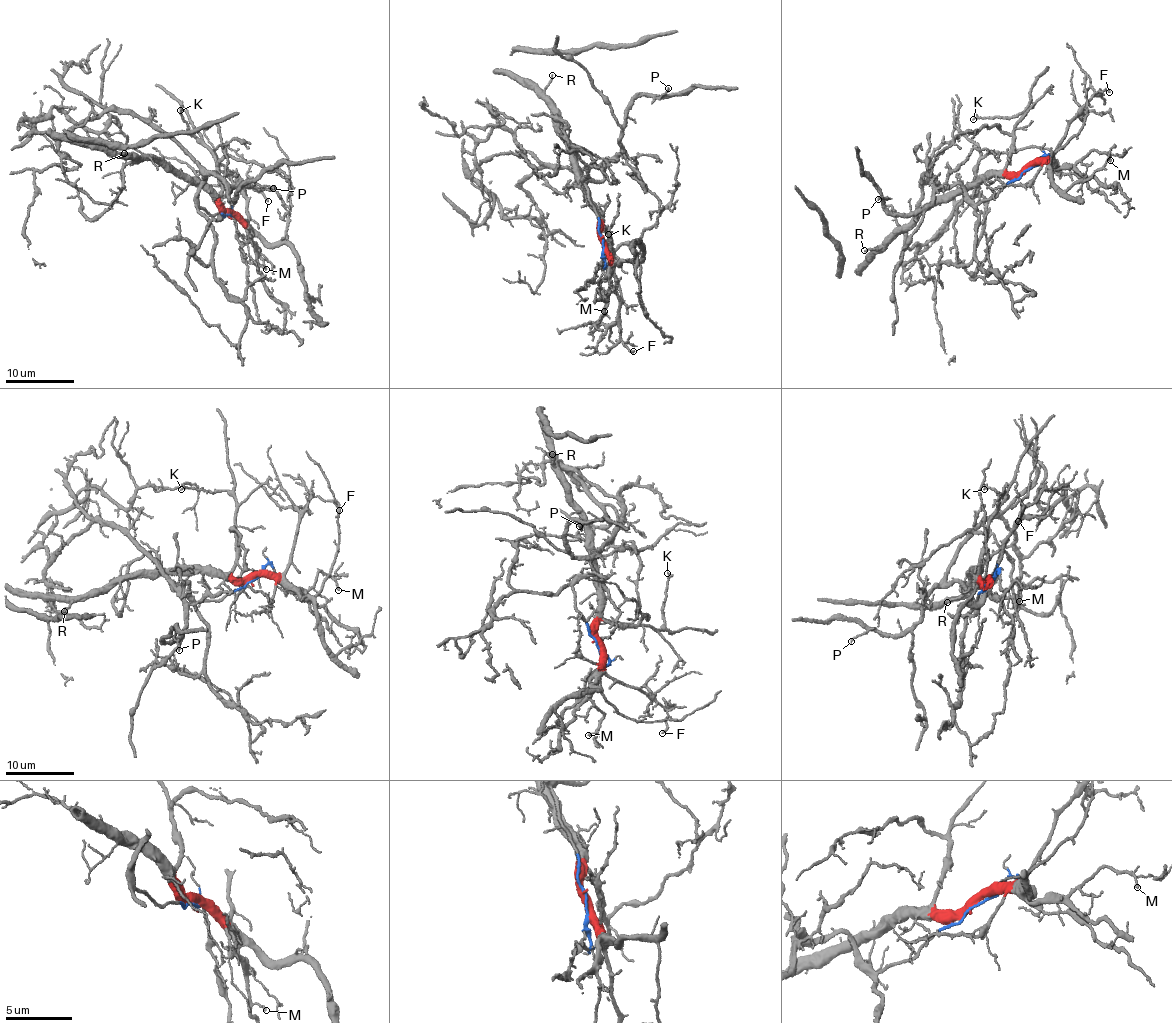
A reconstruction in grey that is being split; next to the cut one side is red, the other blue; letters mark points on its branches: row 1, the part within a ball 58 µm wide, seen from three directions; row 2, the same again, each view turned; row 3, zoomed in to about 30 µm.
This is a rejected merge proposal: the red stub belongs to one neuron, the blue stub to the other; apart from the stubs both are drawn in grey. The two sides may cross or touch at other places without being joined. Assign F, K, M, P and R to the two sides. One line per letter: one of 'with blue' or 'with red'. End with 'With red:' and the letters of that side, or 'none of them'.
F: with red
K: with red
M: with red
P: with blue
R: with red
With red: F, K, M, R

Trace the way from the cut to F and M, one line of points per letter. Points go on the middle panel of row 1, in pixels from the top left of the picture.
F: (603, 243), (621, 301), (618, 314), (622, 341), (634, 351)
M: (603, 243), (611, 290), (604, 311)

